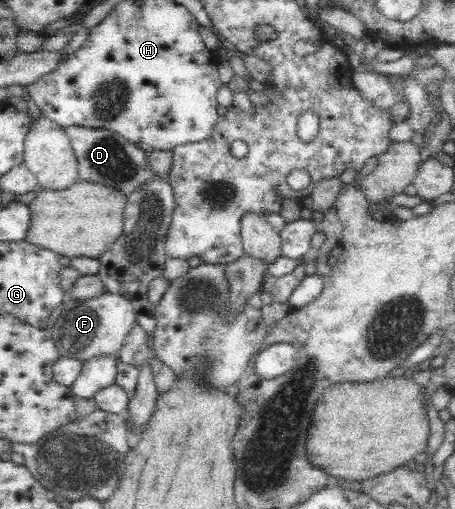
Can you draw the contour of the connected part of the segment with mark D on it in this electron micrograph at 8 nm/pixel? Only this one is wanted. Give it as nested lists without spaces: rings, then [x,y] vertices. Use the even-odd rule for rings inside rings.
[[[69,126],[65,129],[78,158],[80,181],[106,185],[129,197],[134,191],[142,189],[144,183],[156,179],[156,173],[146,160],[147,152],[125,139],[120,133],[96,127]]]

